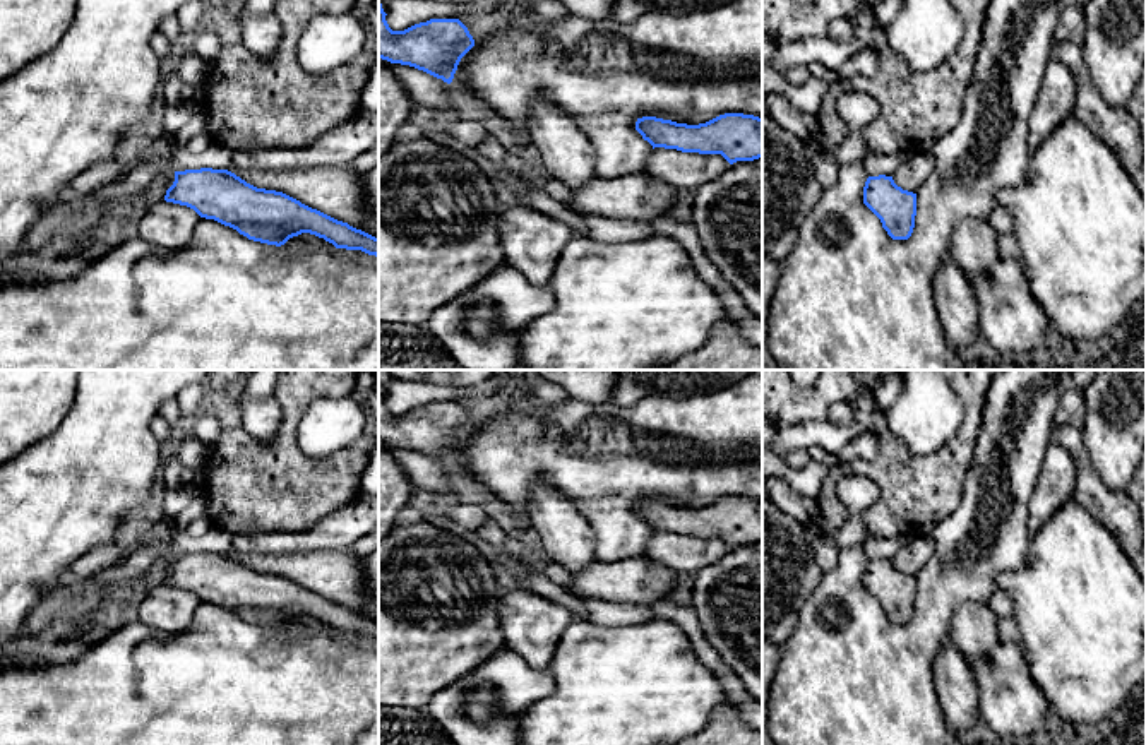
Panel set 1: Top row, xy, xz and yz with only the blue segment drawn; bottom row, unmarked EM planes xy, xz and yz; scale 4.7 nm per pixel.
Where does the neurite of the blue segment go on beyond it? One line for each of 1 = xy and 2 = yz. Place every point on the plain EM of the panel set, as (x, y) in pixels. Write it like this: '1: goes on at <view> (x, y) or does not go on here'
1: does not go on here
2: does not go on here

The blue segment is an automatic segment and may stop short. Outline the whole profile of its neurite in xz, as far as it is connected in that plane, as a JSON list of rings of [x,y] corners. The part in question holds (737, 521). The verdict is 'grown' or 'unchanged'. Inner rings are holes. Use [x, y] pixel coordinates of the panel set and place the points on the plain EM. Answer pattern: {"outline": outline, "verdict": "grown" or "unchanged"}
{"outline": [[[725,497],[699,509],[642,500],[636,514],[653,533],[721,538],[730,548],[762,541],[762,502],[754,498]]], "verdict": "unchanged"}

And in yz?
{"outline": [[[868,560],[863,587],[880,603],[892,623],[908,623],[915,611],[916,577],[903,574],[892,560]]], "verdict": "unchanged"}

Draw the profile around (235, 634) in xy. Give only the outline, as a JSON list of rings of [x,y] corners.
[[[200,601],[192,627],[180,634],[158,632],[142,622],[120,627],[69,663],[46,666],[3,665],[0,670],[0,745],[379,745],[379,641],[361,634],[336,632],[310,617],[284,629],[248,623],[236,613]]]

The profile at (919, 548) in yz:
[[[915,531],[908,536],[904,546],[894,555],[892,563],[903,574],[916,577],[934,555],[934,538],[930,534]]]

